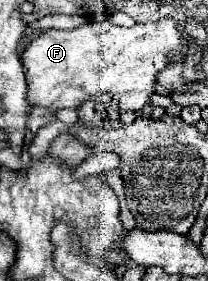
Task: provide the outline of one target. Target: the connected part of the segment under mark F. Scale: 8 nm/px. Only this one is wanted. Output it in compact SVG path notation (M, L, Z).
M160 19L158 23L142 23L130 29L116 27L110 21L102 23L86 23L82 27L60 31L48 29L42 31L22 53L22 69L28 83L28 97L32 107L46 107L50 113L60 109L80 109L84 101L98 99L100 95L110 95L118 101L118 111L140 111L150 103L150 95L154 93L156 75L166 67L170 51L182 51L186 41L182 33L176 29L174 19Z

